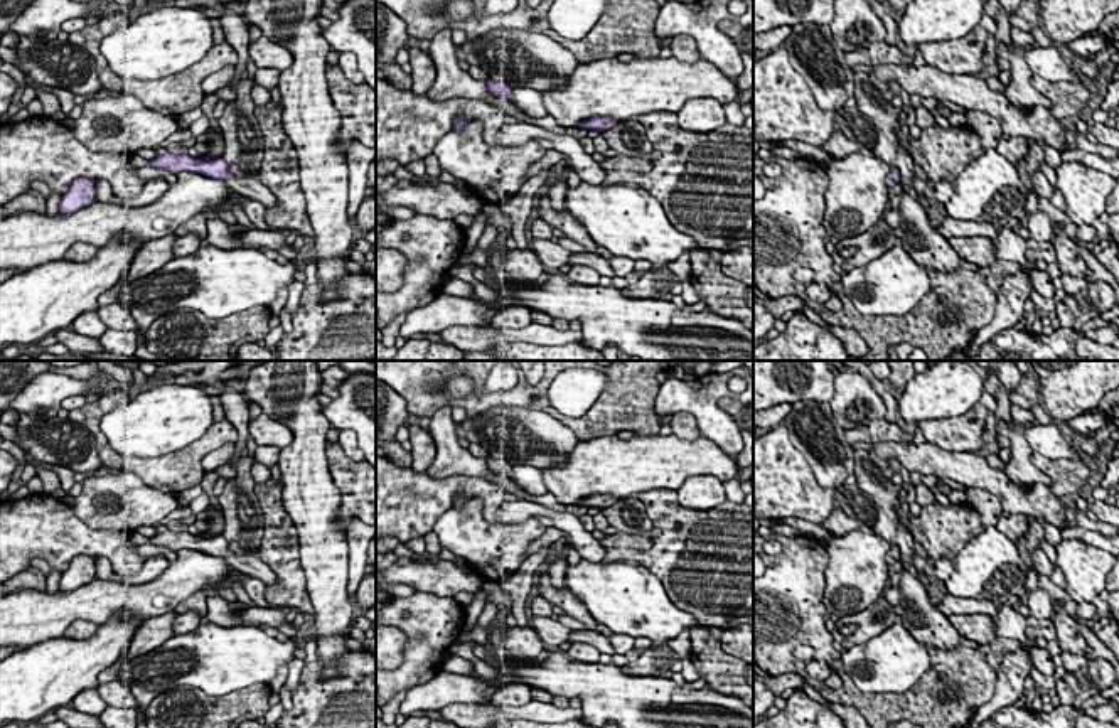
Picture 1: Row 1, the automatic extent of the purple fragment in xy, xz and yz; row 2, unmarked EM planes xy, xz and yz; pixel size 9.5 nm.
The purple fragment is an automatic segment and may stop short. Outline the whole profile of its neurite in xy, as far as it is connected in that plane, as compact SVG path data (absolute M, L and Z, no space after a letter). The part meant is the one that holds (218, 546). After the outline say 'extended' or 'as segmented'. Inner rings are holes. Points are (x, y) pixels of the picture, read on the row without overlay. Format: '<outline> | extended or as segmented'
M167 529L165 533L157 533L148 539L148 544L165 546L172 551L179 551L182 548L202 551L212 556L221 556L226 563L238 573L248 575L251 578L258 578L270 586L276 581L276 575L260 559L258 554L238 556L229 549L229 541L224 536L216 538L202 538L194 536L187 531L175 533Z | extended

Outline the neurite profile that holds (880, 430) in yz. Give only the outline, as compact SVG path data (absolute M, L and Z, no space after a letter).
M885 418L863 421L853 430L844 430L844 436L849 445L858 442L898 442L905 445L913 443L913 436L907 430L900 428L897 423L888 423Z

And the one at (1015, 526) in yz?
M1003 511L996 527L1018 546L1018 539L1026 538L1028 516Z

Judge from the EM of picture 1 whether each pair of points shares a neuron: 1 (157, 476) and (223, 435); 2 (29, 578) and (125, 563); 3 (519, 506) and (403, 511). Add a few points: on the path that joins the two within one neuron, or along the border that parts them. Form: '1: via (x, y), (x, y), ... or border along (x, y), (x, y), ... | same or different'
1: via (174, 472), (206, 444) | same
2: border along (31, 567), (17, 573) | different
3: via (491, 496), (481, 487), (449, 487), (432, 497) | same

